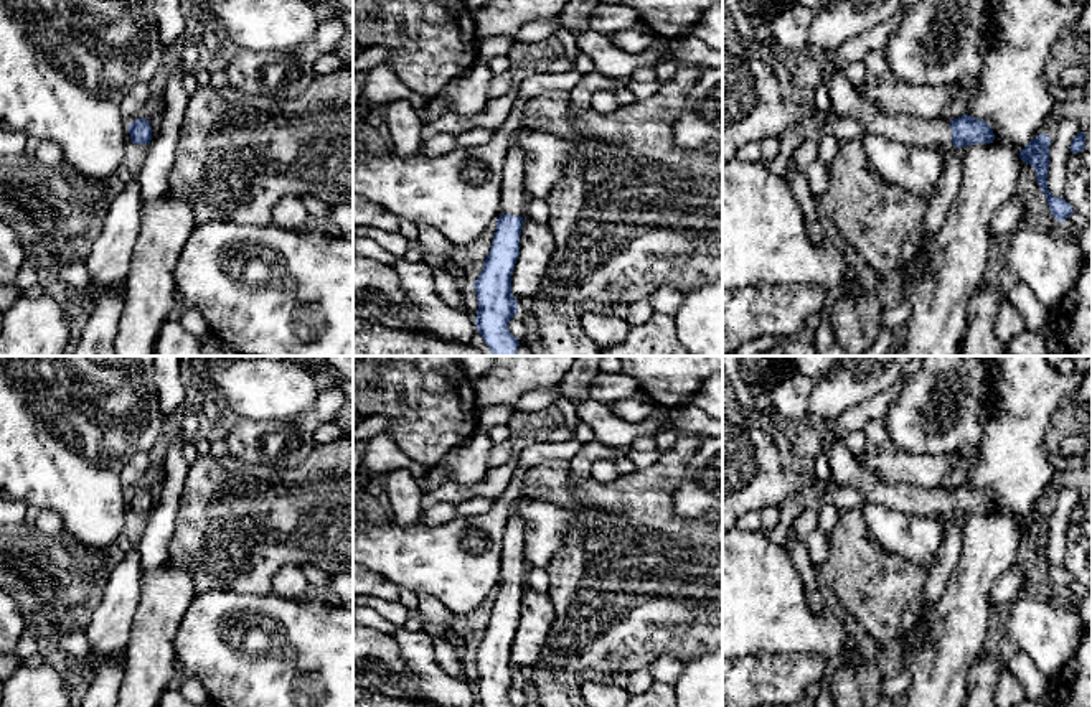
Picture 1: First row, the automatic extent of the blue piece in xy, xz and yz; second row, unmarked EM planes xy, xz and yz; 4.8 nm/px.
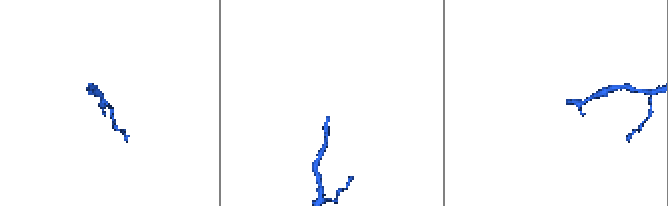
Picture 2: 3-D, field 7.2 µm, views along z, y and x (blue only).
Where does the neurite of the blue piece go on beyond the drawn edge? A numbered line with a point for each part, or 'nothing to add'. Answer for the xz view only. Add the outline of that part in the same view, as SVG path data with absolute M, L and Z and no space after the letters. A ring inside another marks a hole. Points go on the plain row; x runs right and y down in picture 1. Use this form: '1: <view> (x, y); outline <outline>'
1: xz (512, 557); outline M510 516L500 552L500 582L523 587L525 578L525 522L520 516Z

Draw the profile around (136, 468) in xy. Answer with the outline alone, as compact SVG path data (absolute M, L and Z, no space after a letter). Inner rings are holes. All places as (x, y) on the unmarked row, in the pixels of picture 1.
M137 453L120 473L120 483L124 489L130 494L137 489L139 481L148 470L148 453Z

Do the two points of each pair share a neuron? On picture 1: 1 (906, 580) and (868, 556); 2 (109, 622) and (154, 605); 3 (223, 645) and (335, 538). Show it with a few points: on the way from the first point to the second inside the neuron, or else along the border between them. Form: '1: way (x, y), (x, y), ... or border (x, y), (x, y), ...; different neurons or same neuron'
1: way (896, 577), (883, 564), (878, 564); same neuron
2: border (144, 574), (131, 640), (124, 650); different neurons
3: border (233, 590), (271, 594); different neurons

